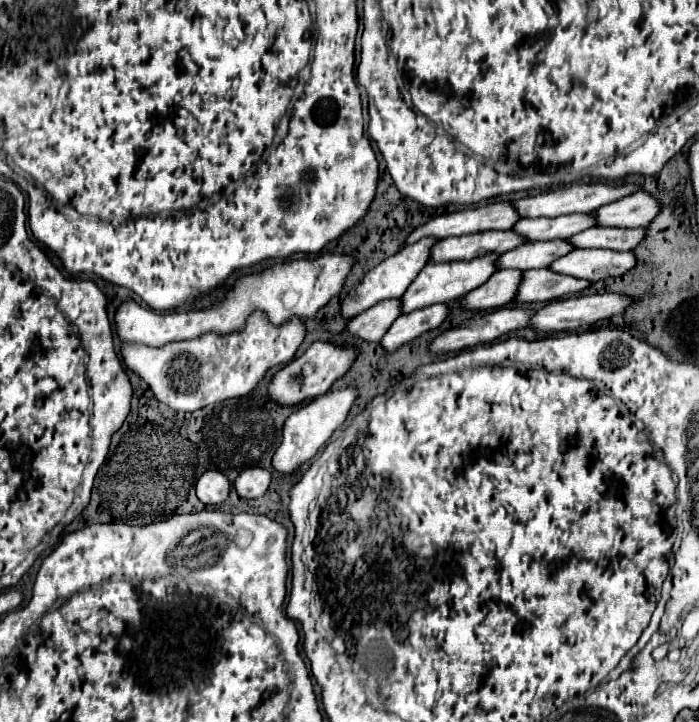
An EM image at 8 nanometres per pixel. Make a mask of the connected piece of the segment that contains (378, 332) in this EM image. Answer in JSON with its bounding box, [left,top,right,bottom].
[348,299,400,343]

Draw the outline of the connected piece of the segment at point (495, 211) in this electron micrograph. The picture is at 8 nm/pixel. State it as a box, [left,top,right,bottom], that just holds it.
[406,201,520,245]

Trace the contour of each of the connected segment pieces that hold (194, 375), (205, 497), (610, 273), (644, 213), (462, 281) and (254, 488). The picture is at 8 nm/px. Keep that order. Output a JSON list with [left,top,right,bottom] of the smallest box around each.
[[120,311,304,413],[196,471,232,505],[550,249,636,283],[594,191,660,227],[402,255,500,313],[234,467,272,499]]

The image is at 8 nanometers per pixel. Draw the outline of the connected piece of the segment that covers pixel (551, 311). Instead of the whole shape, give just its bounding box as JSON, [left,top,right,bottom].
[530,293,634,333]

